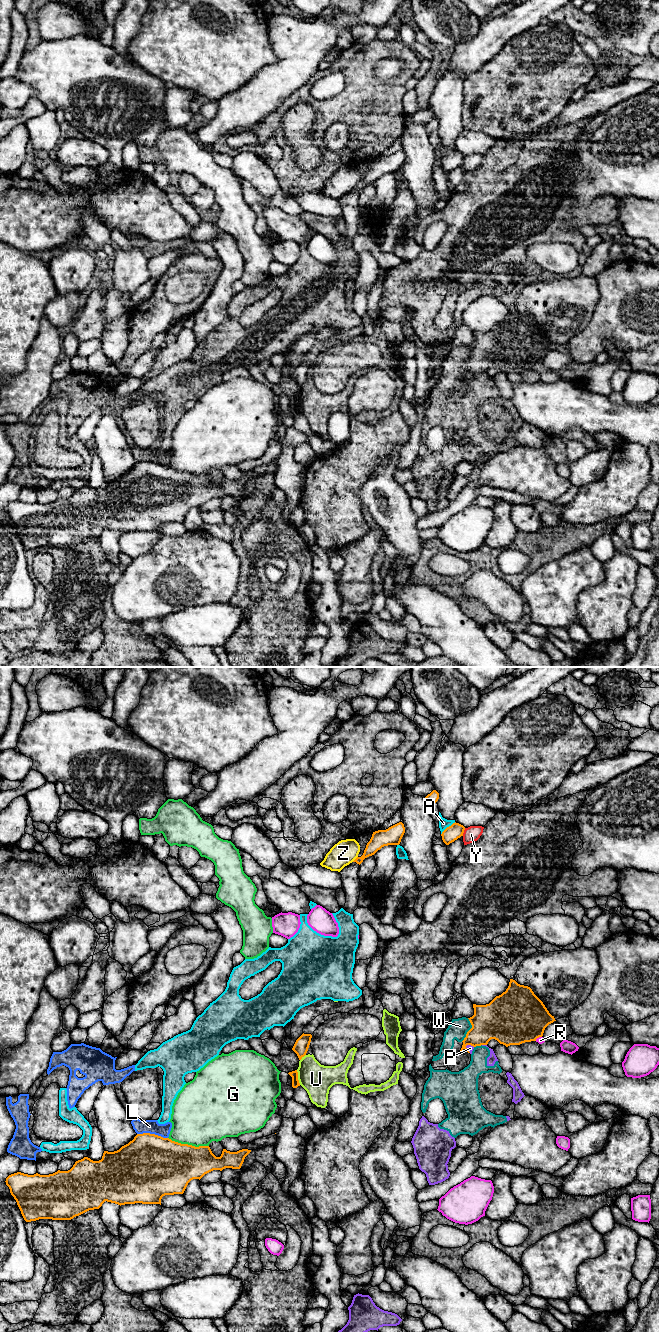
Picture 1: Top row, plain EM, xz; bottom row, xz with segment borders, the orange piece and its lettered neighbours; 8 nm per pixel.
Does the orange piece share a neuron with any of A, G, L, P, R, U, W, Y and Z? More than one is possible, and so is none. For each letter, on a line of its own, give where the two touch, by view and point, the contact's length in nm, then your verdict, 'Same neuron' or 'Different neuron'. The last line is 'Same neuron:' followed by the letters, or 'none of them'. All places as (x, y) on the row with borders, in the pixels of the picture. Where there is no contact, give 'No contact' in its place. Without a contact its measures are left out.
A: Touches orange at xz (447, 827). Shared border 160 nm. Different neuron
G: Touches orange at xz (187, 1144). Shared border 340 nm. Different neuron
L: Touches orange at xz (152, 1134). Shared border 260 nm. Different neuron
P: Touches orange at xz (484, 1044). Shared border 40 nm. Different neuron
R: Touches orange at xz (538, 1037). Shared border 70 nm. Different neuron
U: Touches orange at xz (297, 1077). Shared border 120 nm. Different neuron
W: Touches orange at xz (469, 1030). Shared border 200 nm. Different neuron
Y: Touches orange at xz (463, 832). Shared border 70 nm. Different neuron
Z: Touches orange at xz (355, 859). Shared border 60 nm. Different neuron
Same neuron: none of them

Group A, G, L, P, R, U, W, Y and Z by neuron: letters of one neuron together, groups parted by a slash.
A / G / L / P W / R / U / Y / Z

